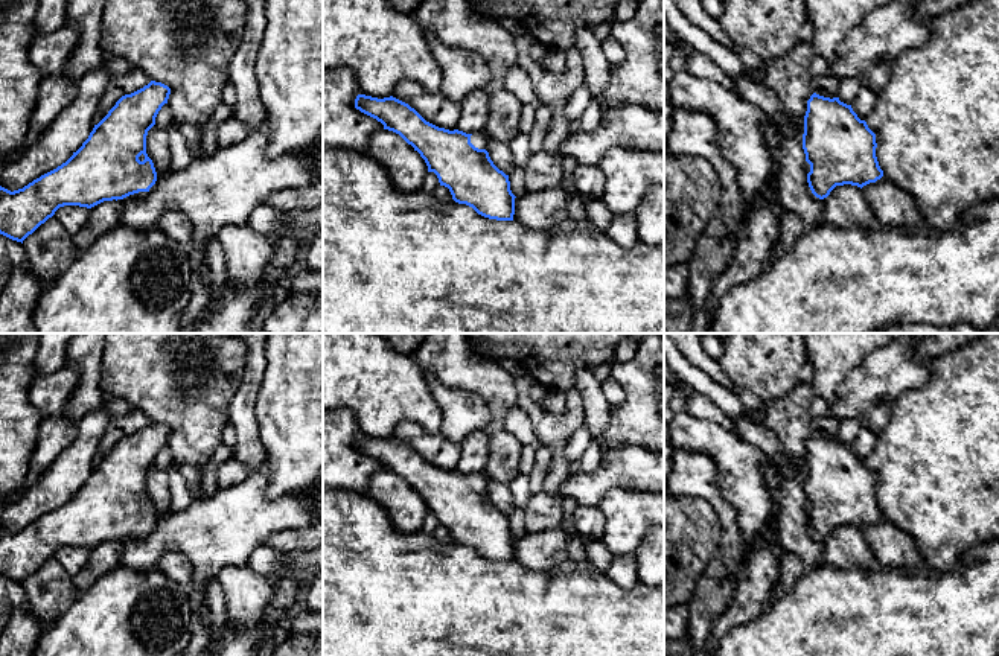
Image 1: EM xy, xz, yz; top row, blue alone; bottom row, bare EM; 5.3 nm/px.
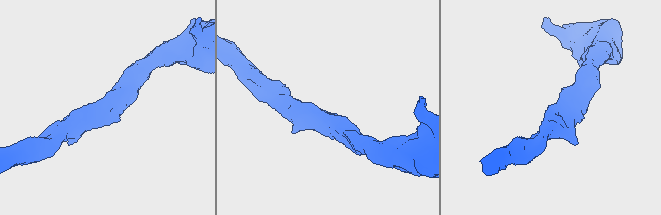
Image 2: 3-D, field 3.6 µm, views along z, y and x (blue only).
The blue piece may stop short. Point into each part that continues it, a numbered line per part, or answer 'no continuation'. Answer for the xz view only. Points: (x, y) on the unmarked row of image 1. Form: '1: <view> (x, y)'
1: xz (480, 481)

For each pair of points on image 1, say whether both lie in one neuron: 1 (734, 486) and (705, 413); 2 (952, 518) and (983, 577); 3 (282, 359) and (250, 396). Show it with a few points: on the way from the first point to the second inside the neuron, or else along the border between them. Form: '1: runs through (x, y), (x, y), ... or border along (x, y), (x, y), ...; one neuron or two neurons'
1: border along (684, 411), (713, 420), (740, 437); two neurons
2: border along (983, 542), (967, 548), (949, 568), (938, 570); two neurons
3: border along (265, 349), (265, 372), (255, 408), (256, 419); two neurons

